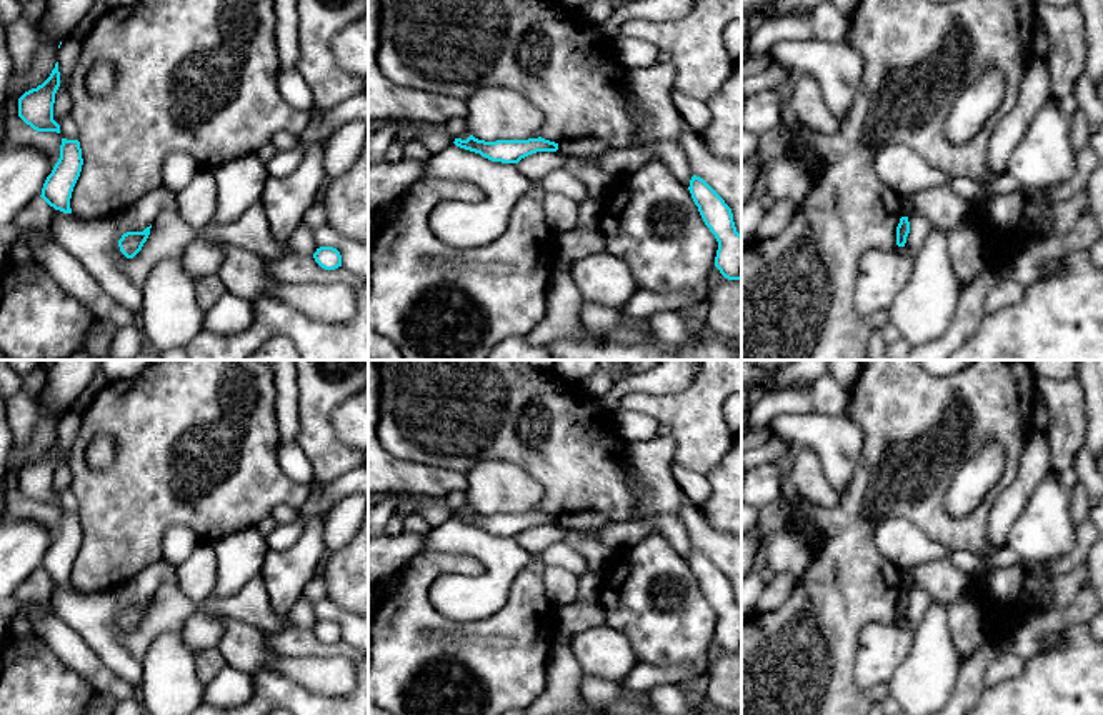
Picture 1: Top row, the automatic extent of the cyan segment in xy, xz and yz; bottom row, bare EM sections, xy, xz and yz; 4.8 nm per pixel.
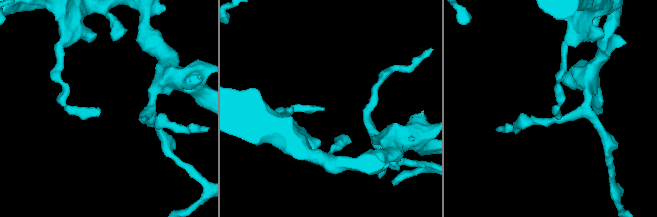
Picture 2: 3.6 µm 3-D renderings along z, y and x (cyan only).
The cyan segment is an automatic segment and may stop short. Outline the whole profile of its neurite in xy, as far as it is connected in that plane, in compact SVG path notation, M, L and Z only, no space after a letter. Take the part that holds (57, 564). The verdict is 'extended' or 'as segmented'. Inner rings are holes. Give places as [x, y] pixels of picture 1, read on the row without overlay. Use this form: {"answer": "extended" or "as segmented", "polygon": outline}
{"answer": "as segmented", "polygon": "M62 512L60 532L47 550L40 570L55 583L72 587L70 572L80 550L82 538L80 515Z"}

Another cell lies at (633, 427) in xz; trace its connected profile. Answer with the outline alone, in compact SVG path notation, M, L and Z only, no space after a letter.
M615 410L615 427L625 443L648 442L656 435L658 422L648 415L630 410Z

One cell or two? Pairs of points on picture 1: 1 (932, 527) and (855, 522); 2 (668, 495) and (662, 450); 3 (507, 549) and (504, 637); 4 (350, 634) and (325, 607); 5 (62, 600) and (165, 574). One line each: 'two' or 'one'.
1: one
2: one
3: two
4: one
5: one

